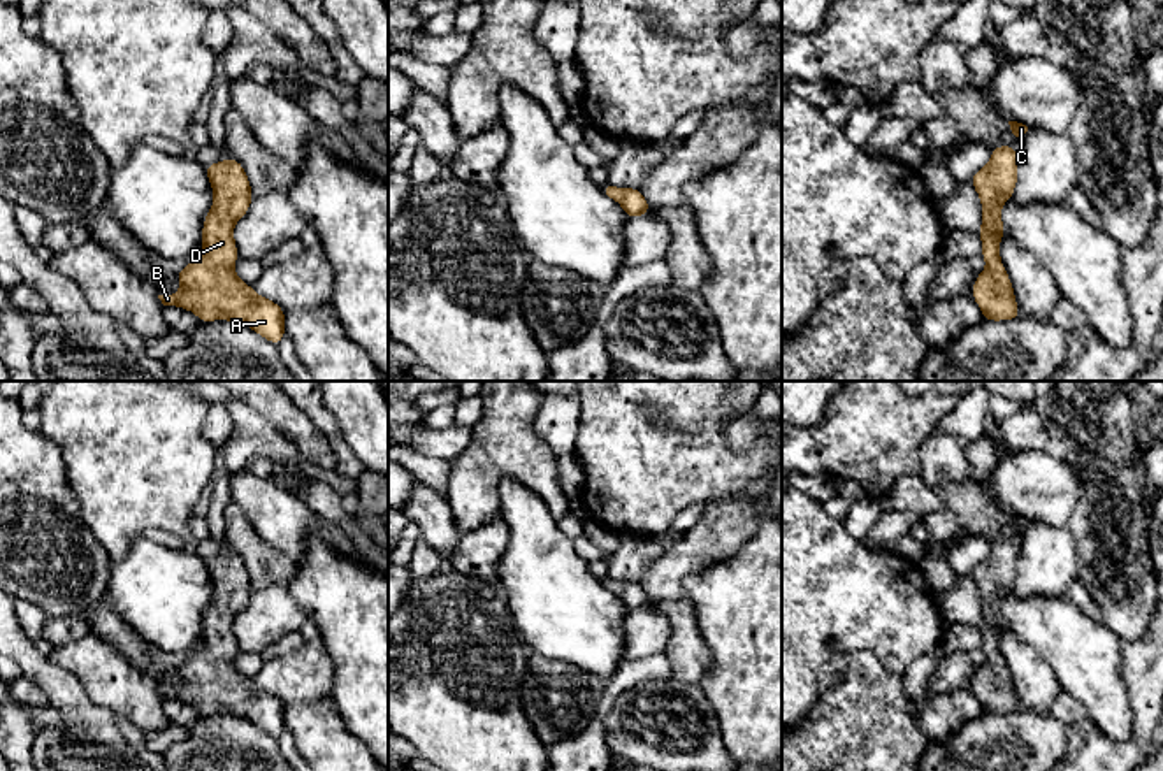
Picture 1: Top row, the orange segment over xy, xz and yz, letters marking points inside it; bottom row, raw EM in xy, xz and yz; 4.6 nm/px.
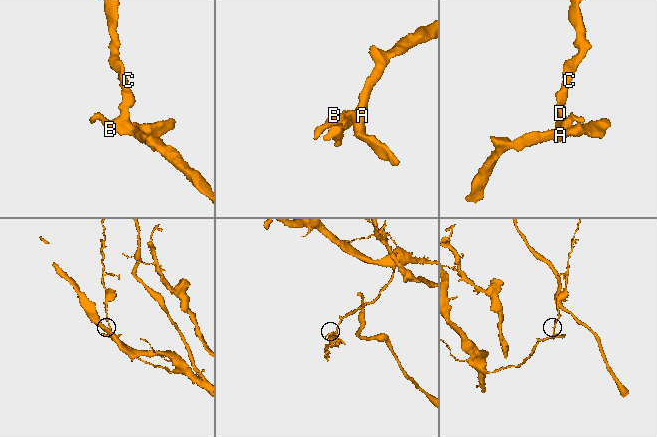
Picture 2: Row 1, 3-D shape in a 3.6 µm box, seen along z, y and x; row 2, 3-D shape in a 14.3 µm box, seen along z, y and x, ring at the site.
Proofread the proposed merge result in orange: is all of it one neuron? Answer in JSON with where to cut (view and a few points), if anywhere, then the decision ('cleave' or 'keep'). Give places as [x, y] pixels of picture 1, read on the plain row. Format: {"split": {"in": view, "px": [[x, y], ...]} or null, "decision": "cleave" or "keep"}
{"split": null, "decision": "keep"}

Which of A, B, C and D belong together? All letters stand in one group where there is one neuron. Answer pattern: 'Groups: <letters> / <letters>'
Groups: A B C D

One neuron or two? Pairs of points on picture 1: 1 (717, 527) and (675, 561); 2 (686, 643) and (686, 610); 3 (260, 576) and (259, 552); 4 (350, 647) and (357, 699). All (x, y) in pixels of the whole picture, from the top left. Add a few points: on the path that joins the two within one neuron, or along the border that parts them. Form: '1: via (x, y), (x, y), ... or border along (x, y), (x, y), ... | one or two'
1: via (707, 538), (686, 555) | one
2: via (686, 634), (686, 619) | one
3: via (260, 571), (259, 557) | one
4: via (357, 659), (357, 687) | one

